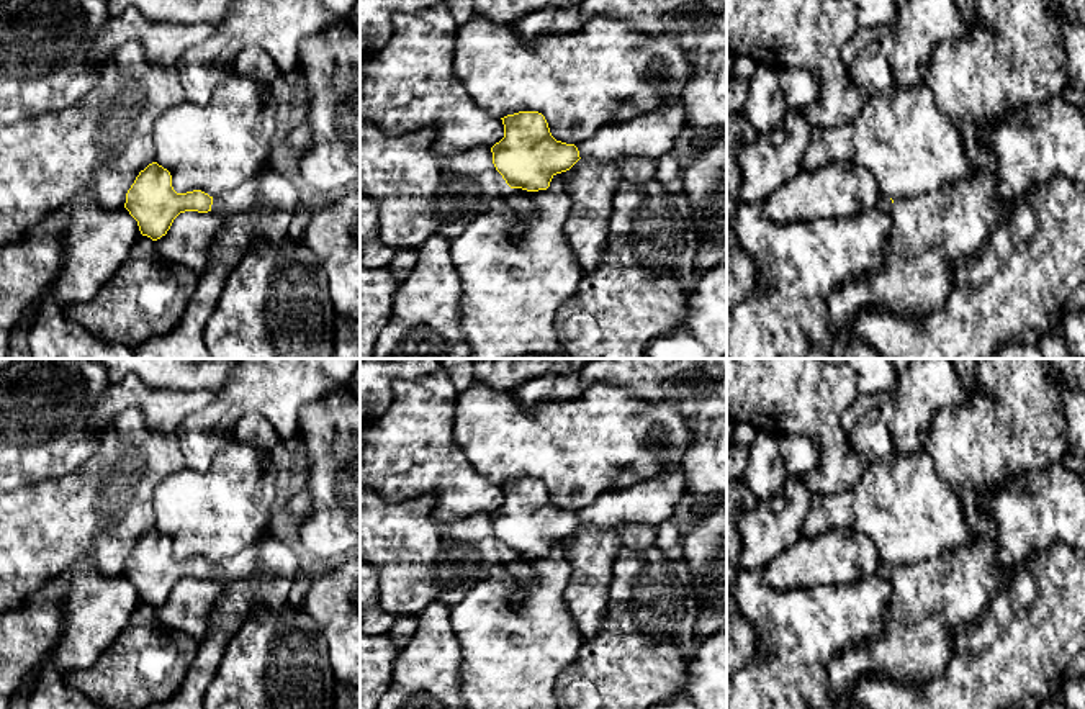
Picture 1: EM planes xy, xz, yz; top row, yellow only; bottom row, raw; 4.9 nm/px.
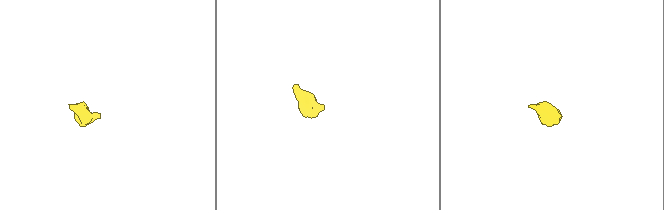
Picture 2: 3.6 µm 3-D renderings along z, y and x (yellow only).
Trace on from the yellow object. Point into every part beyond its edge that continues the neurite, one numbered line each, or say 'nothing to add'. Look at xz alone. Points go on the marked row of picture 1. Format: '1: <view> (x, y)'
1: xz (650, 136)

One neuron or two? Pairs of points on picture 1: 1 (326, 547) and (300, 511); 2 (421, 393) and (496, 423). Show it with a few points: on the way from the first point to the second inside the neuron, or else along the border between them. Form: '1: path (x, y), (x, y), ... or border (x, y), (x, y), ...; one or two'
1: border (306, 483), (311, 493), (311, 513), (298, 524); two
2: border (459, 392), (455, 405), (457, 444); two

